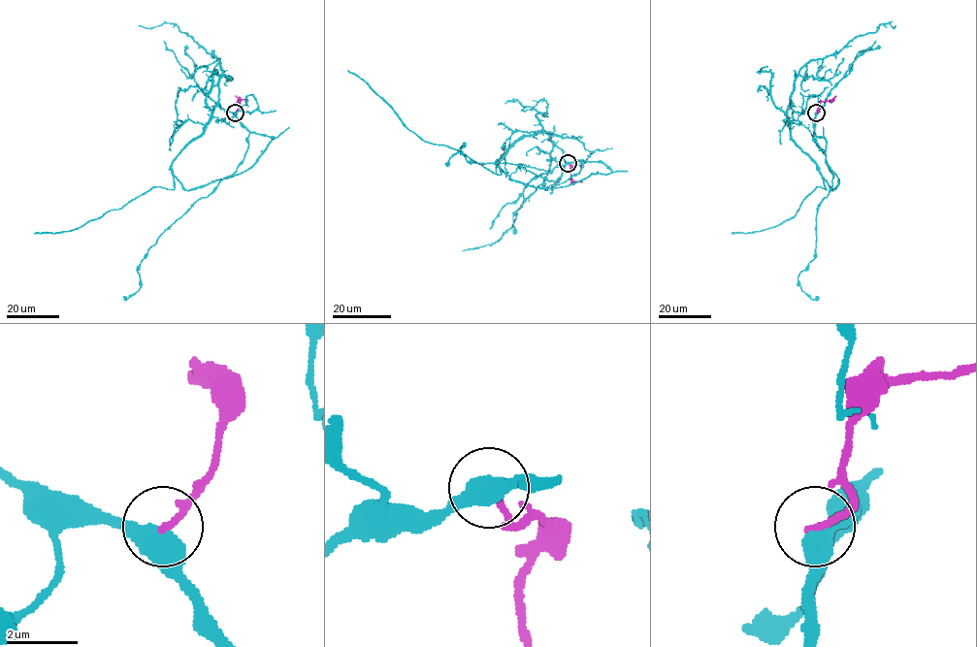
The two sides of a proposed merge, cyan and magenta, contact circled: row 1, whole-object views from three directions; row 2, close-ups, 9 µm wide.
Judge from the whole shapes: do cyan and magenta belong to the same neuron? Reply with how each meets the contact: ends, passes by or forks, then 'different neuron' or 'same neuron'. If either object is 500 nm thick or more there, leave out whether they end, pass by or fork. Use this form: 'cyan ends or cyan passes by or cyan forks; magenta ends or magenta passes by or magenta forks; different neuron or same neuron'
different neuron

